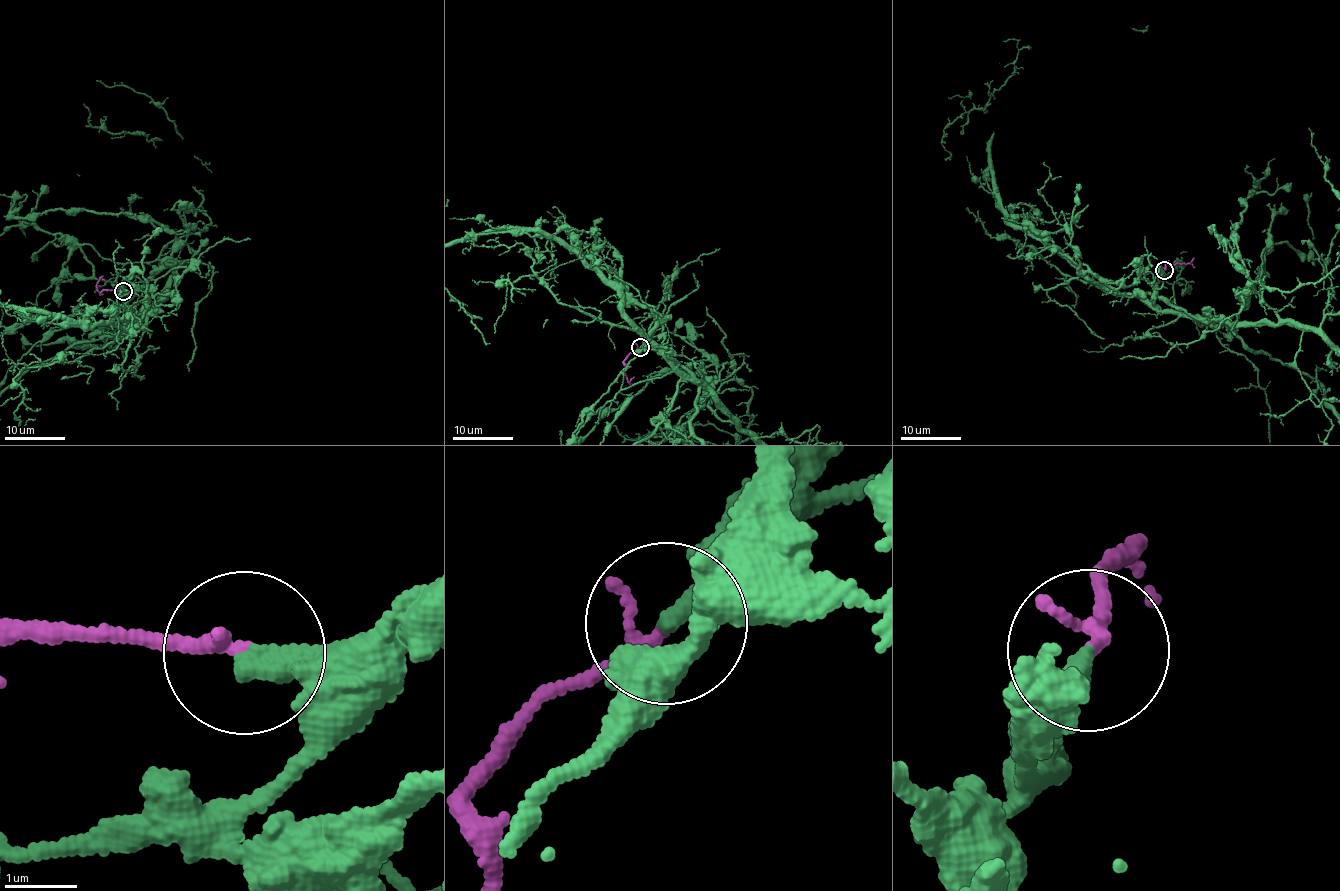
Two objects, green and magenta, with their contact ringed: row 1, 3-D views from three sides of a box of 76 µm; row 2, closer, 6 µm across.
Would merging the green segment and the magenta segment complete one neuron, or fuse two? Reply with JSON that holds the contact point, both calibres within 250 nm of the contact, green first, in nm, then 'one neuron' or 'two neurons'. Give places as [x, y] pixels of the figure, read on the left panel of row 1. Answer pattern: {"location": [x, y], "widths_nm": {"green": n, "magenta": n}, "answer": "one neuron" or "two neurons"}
{"location": [123, 291], "widths_nm": {"green": 360, "magenta": 140}, "answer": "one neuron"}

